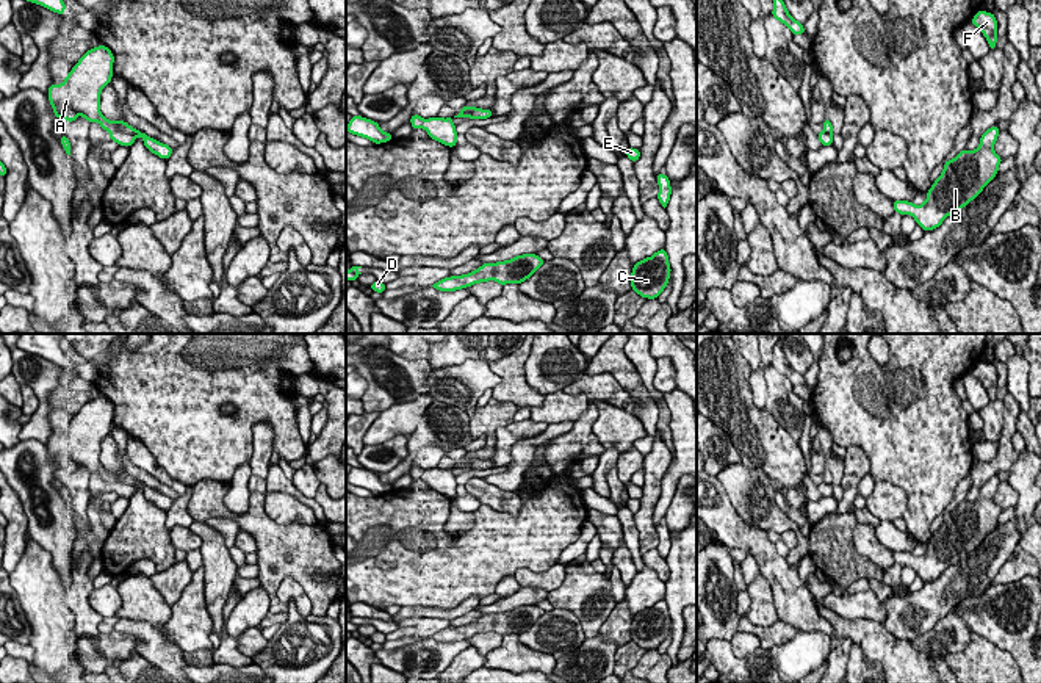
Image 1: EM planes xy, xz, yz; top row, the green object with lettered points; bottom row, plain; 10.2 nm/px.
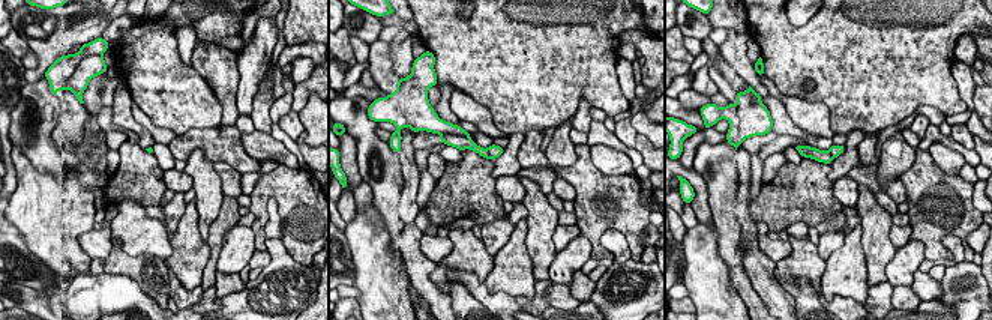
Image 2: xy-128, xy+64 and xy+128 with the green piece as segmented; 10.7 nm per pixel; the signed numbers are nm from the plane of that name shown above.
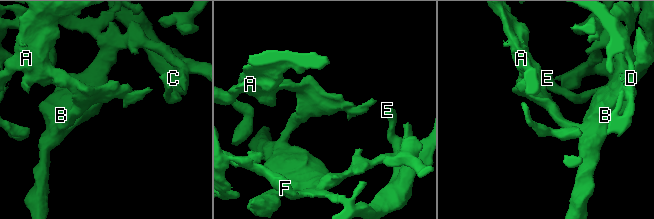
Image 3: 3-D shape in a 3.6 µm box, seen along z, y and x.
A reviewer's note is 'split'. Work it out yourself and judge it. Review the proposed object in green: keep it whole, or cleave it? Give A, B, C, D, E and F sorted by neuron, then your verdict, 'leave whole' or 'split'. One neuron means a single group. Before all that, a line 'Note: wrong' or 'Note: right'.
Note: right
A C D E / B F; split

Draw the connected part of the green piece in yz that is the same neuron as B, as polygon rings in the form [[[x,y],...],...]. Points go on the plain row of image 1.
[[[992,476],[980,487],[975,501],[963,500],[955,509],[944,512],[941,526],[933,533],[920,556],[892,551],[894,562],[913,567],[924,583],[938,580],[947,567],[974,551],[997,526],[1002,508],[996,504],[994,495],[999,482],[1000,479]]]

